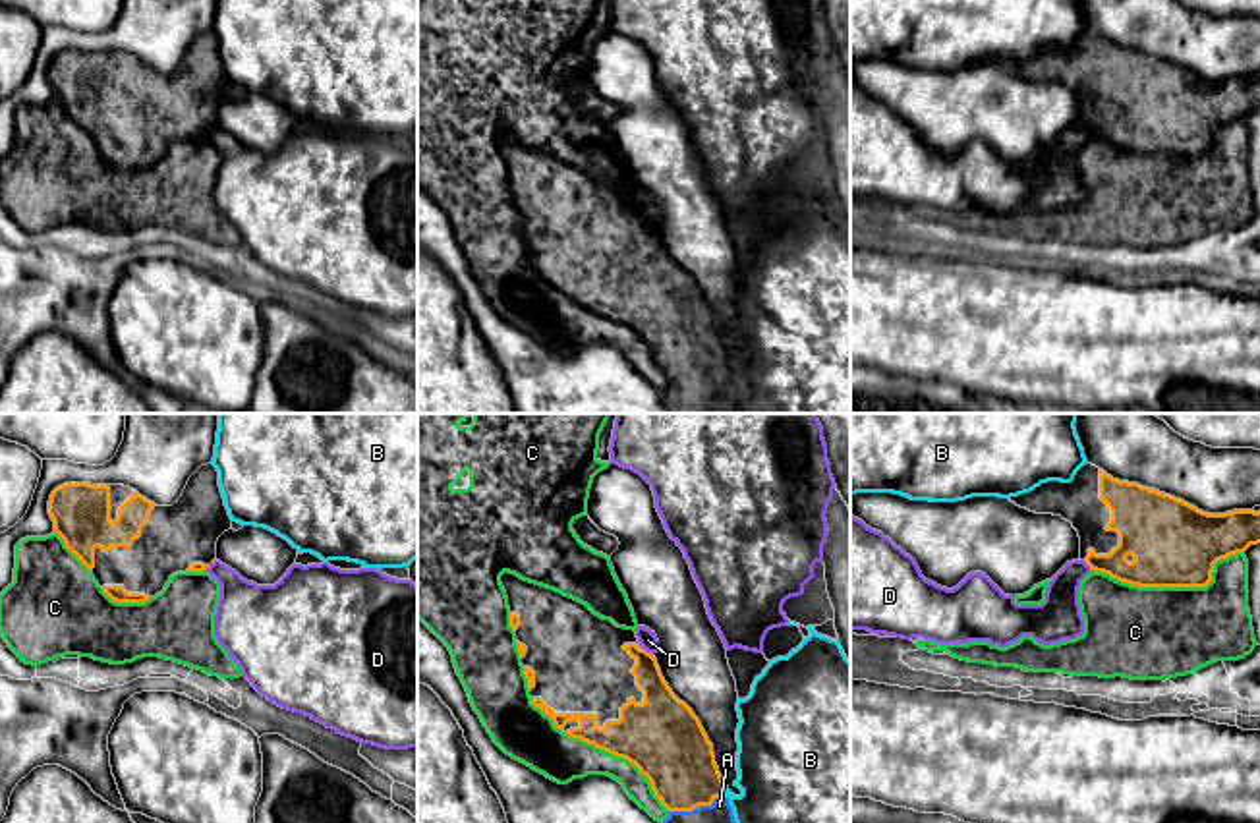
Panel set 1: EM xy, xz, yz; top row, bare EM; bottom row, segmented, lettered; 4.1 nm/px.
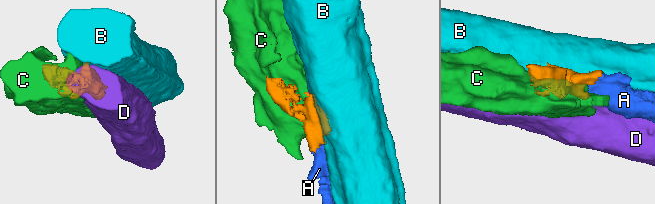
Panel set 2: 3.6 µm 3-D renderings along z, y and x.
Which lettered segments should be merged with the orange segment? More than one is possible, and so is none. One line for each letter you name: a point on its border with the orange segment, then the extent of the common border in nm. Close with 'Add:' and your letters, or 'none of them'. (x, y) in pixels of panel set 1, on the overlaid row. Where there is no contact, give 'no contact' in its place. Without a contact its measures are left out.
A: xz (696, 806) | 240 nm
Add: A

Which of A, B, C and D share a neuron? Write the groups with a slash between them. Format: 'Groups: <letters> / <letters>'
Groups: A / B / C / D

